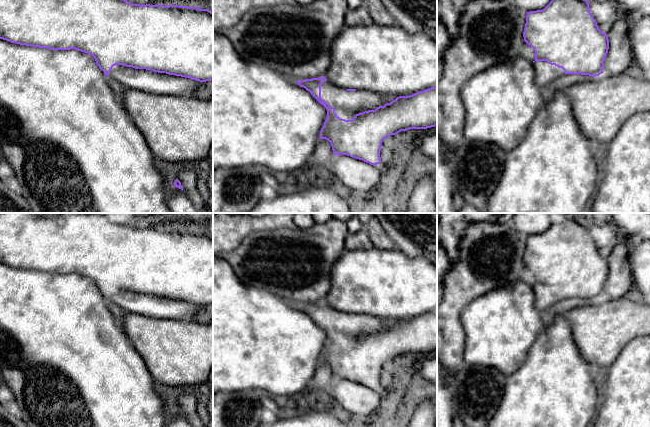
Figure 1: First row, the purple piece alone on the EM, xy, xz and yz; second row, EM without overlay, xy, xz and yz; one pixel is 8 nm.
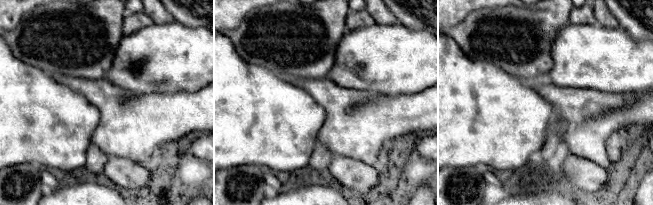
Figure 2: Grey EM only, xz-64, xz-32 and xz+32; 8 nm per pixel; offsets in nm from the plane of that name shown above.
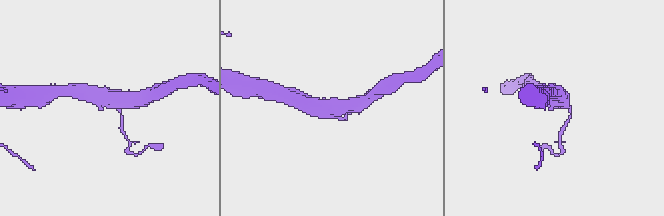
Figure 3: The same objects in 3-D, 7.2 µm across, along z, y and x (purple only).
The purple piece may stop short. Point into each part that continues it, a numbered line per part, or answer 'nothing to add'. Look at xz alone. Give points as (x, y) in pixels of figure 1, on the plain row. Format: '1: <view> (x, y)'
1: xz (347, 328)

